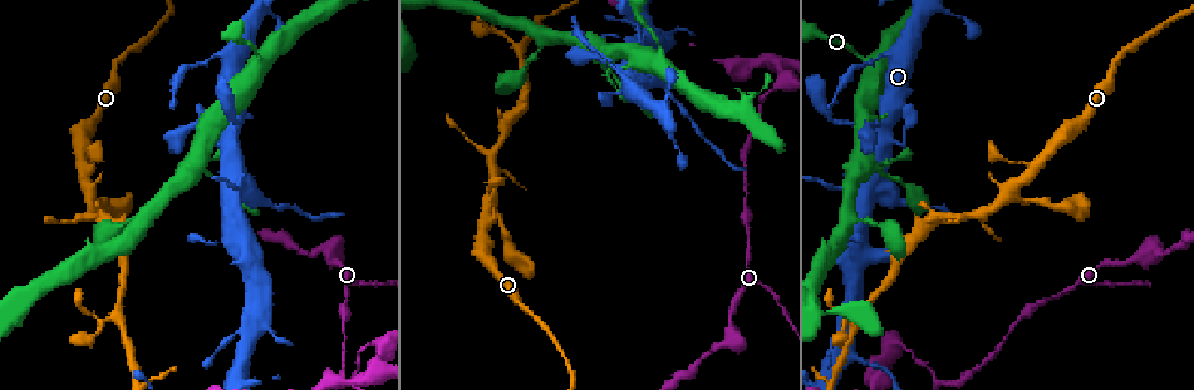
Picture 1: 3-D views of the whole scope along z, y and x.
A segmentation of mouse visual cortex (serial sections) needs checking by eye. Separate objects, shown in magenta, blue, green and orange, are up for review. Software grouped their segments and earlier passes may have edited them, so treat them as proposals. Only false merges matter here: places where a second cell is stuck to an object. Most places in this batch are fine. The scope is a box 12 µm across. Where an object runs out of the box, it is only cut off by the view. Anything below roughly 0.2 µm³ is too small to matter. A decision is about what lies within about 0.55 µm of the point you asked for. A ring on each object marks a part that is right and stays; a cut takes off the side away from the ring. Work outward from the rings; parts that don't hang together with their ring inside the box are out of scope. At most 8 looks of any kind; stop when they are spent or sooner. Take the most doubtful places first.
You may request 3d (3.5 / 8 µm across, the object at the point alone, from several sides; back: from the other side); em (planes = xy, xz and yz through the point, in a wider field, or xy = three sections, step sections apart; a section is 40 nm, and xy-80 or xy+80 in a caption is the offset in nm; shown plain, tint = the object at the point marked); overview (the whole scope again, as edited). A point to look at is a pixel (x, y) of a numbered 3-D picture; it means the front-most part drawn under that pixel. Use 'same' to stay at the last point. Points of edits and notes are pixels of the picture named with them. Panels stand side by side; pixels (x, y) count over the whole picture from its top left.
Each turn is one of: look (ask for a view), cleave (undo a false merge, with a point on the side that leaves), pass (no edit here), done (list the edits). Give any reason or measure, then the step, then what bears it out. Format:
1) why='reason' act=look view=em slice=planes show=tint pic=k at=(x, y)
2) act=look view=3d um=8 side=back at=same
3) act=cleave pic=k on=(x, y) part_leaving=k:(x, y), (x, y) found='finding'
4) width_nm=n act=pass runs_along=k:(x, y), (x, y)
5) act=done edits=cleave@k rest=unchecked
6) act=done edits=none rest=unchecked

why='thick turns thin' act=look view=em slice=xy step=5 show=tint pic=1 at=(899, 343)

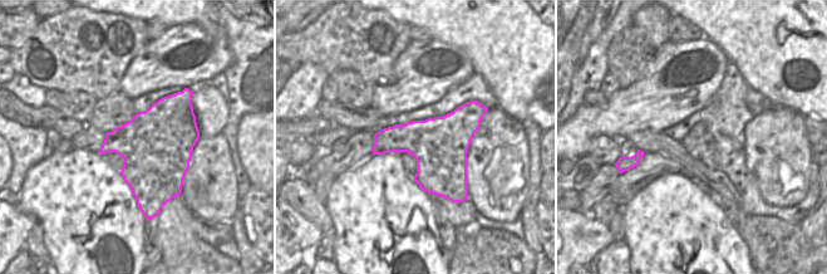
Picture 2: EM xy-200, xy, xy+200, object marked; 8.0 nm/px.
act=look view=3d um=3.5 at=same

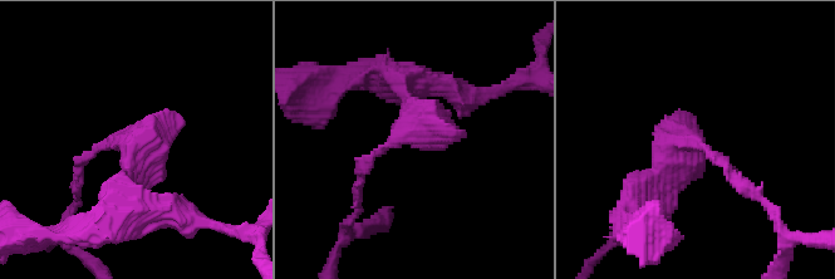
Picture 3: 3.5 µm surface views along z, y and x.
act=pass found='all the same cell'

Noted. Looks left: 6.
why='abrupt turn' act=look view=3d um=3.5 pic=1 at=(723, 346)

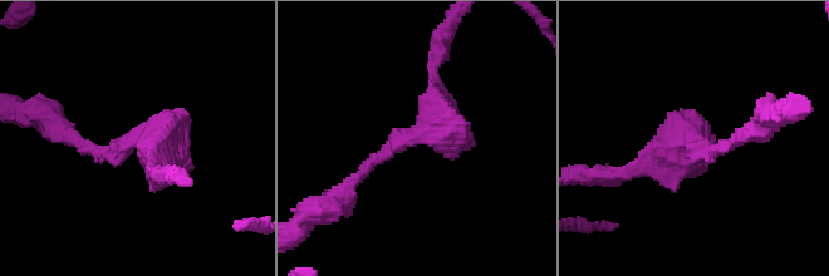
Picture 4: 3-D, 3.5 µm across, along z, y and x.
arm_widths_nm=150,200 act=look view=em slice=xy step=5 show=tint pic=4 at=(413, 135)

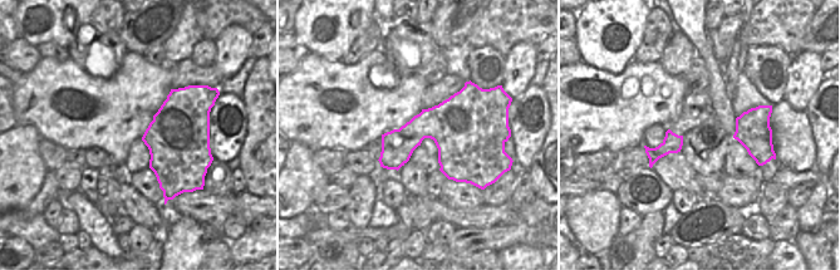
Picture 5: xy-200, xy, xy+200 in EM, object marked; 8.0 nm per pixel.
act=pass runs_along=4:(433, 84), (438, 123), (349, 185) found='all the same cell'

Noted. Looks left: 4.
why='sharp bend' act=look view=3d um=3.5 pic=1 at=(493, 199)

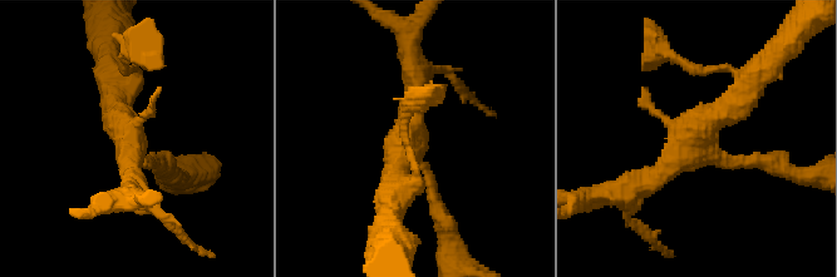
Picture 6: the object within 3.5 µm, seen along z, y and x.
act=look view=em slice=xy step=2 show=tint pic=6 at=(691, 136)

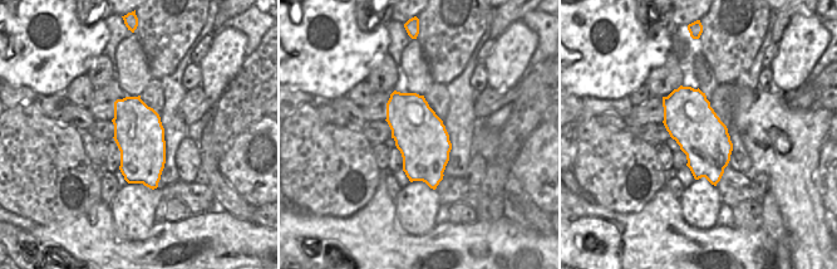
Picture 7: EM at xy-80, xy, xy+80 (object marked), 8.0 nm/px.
act=pass runs_along=6:(752, 83), (659, 176), (630, 187) found='all the same cell'

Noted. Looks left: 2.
act=done edits=none rest=unchecked

